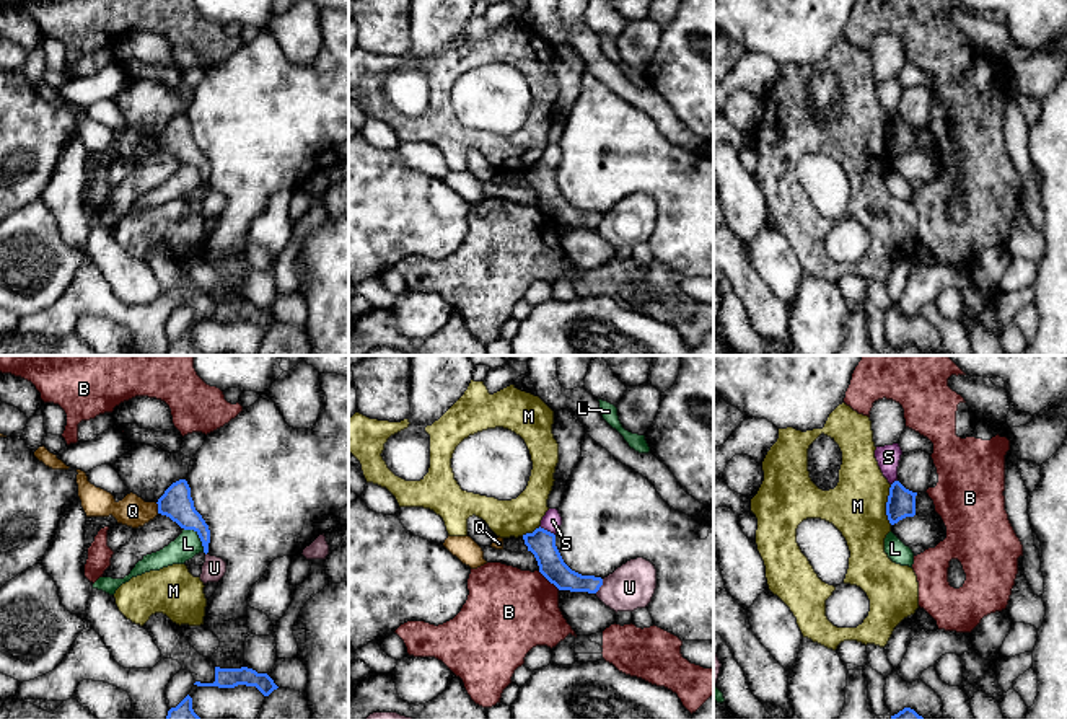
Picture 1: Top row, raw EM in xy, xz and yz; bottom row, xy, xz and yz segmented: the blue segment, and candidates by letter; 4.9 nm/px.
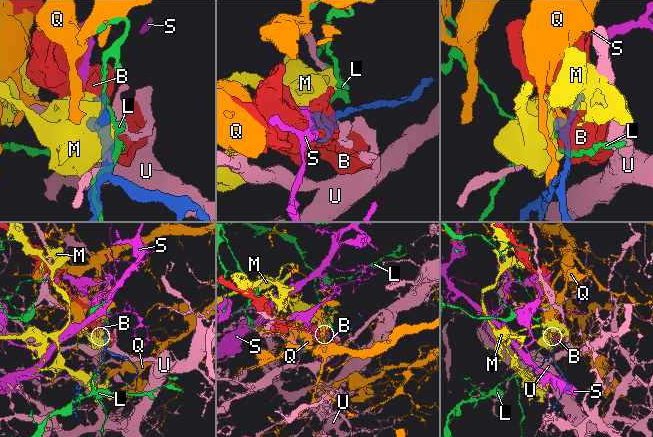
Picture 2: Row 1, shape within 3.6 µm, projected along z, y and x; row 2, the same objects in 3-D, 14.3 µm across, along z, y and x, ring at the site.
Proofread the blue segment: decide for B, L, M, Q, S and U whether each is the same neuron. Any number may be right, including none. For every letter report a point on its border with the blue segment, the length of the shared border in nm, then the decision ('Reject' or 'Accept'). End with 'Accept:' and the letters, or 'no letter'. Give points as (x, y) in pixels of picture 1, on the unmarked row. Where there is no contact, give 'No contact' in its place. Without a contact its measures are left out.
B: Touches blue at xz (549, 216). Shared border 140 nm. Reject
L: Touches blue at xy (199, 172). Shared border 160 nm. Reject
M: Touches blue at yz (886, 139). Shared border 200 nm. Reject
Q: Touches blue at xy (158, 142). Shared border 60 nm. Reject
S: Touches blue at xz (546, 165). Shared border 90 nm. Reject
U: Touches blue at xz (601, 219). Shared border 80 nm. Reject
Accept: no letter

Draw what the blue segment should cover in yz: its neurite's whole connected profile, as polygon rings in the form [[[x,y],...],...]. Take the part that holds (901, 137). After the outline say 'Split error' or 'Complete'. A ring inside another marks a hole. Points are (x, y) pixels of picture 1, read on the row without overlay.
[[[899,116],[891,119],[886,137],[886,150],[891,160],[916,150],[916,130],[917,127],[906,124]]]. Complete

